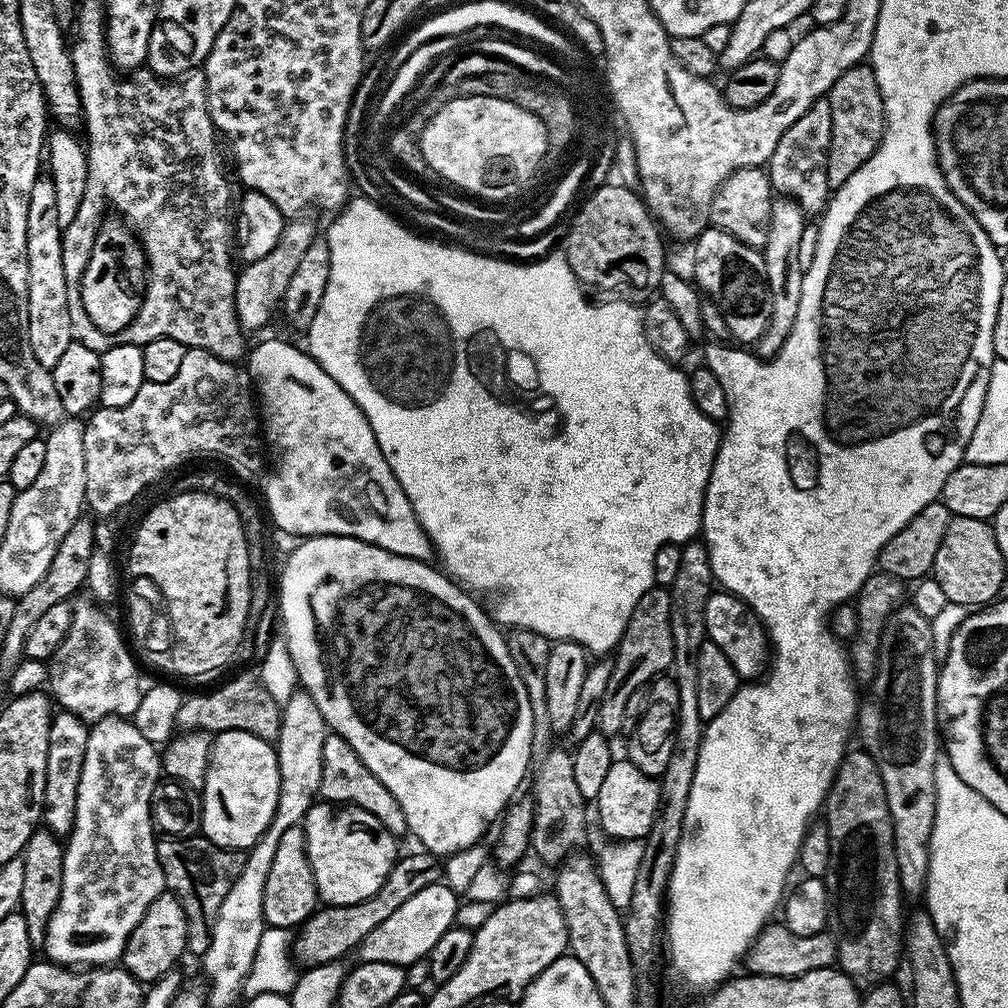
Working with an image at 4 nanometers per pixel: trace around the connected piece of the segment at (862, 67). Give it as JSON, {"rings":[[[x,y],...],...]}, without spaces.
{"rings":[[[867,63],[854,65],[846,74],[830,86],[826,97],[830,102],[830,146],[826,162],[826,178],[829,189],[835,190],[862,166],[878,150],[884,137],[884,103],[878,90],[878,78]]]}

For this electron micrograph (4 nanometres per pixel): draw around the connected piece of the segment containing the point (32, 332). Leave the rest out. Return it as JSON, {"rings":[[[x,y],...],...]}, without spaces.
{"rings":[[[40,174],[30,190],[30,206],[26,214],[26,258],[28,259],[28,341],[34,358],[46,369],[54,369],[62,354],[73,341],[70,326],[70,306],[66,306],[66,273],[62,271],[62,238],[58,226],[58,209],[54,202],[54,182],[51,176]]]}

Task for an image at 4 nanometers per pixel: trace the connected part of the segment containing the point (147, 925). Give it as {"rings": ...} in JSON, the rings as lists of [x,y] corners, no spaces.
{"rings":[[[164,891],[142,914],[142,922],[134,926],[130,938],[124,947],[122,967],[127,970],[135,980],[147,986],[152,984],[162,974],[173,971],[177,967],[180,955],[185,955],[188,947],[188,927],[186,914],[173,892]]]}

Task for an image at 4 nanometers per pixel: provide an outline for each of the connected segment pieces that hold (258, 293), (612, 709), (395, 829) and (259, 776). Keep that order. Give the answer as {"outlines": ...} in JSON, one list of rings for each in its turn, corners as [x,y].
{"outlines":[[[[308,218],[289,219],[282,230],[282,238],[278,238],[278,246],[274,246],[270,254],[245,263],[244,269],[239,269],[236,278],[236,317],[245,333],[252,334],[271,322],[272,314],[281,307],[286,286],[290,286],[290,277],[310,247],[310,242],[318,239],[315,222],[304,219]]],[[[653,586],[646,590],[646,594],[642,594],[642,598],[638,598],[638,606],[634,606],[634,614],[630,614],[630,622],[626,622],[626,630],[614,652],[616,660],[611,661],[610,682],[606,682],[606,694],[598,706],[596,719],[597,729],[609,738],[619,737],[622,733],[622,721],[630,694],[667,673],[672,667],[671,601],[667,587]]],[[[330,734],[322,746],[319,799],[337,806],[361,808],[374,814],[374,818],[378,818],[378,822],[382,822],[382,826],[386,826],[386,830],[390,830],[390,834],[394,837],[403,837],[402,834],[405,835],[408,832],[406,814],[402,814],[402,806],[398,806],[398,798],[394,798],[394,794],[390,794],[390,790],[386,790],[386,786],[382,786],[382,782],[374,778],[374,774],[370,774],[362,758],[354,754],[350,742],[346,742],[341,736],[335,734]]],[[[242,730],[215,733],[202,789],[202,834],[219,848],[252,848],[274,818],[279,785],[276,749],[269,741]]]]}

